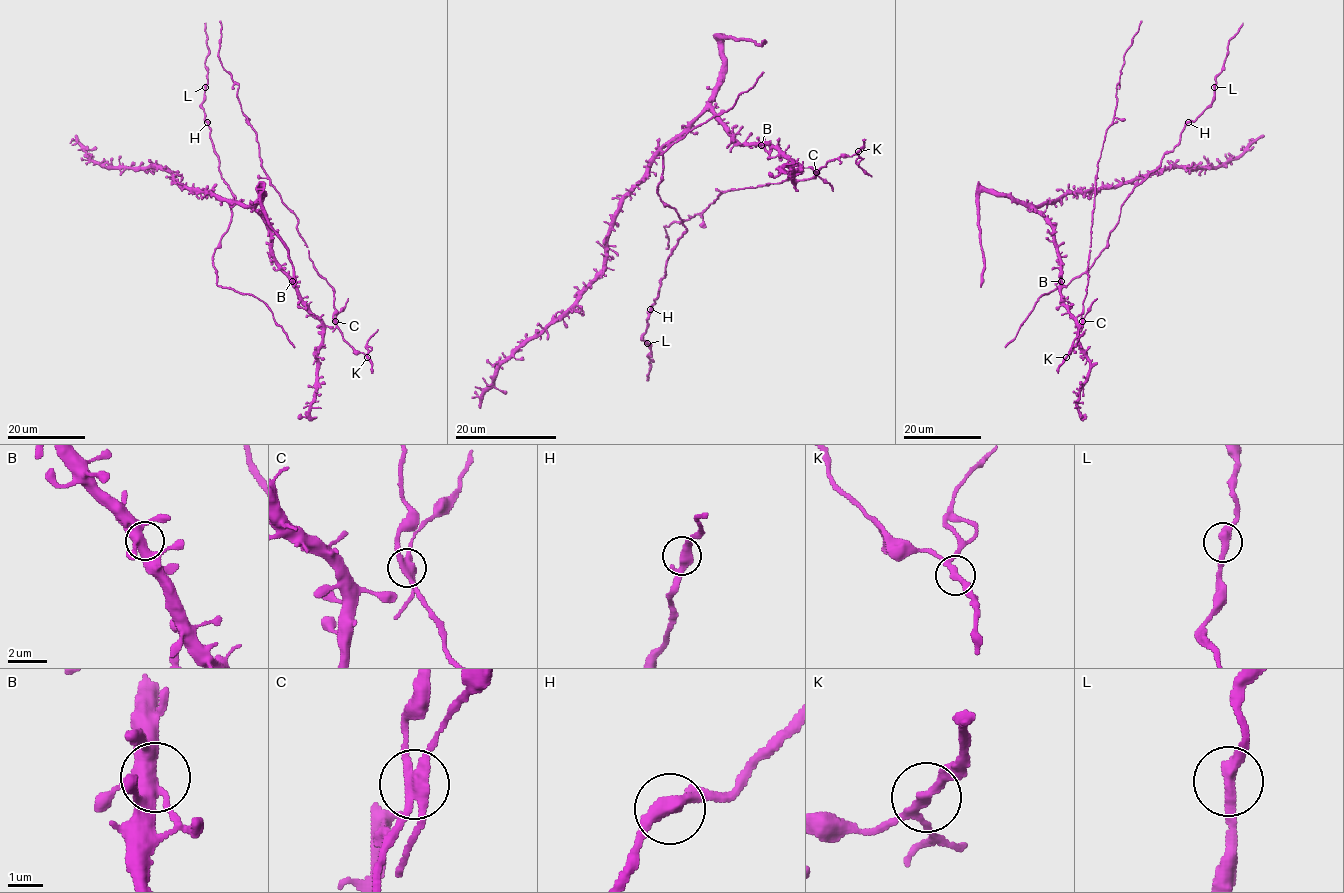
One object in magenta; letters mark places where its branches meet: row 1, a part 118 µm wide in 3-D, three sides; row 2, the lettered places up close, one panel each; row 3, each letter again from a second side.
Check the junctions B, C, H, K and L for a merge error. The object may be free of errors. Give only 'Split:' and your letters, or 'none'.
Split: C

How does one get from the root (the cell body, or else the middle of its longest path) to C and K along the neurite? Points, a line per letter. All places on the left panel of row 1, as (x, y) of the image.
C: (289, 285), (290, 282), (299, 299), (333, 330), (335, 322)
K: (289, 285), (290, 282), (299, 299), (313, 313), (333, 330), (337, 326), (342, 337), (367, 358)

